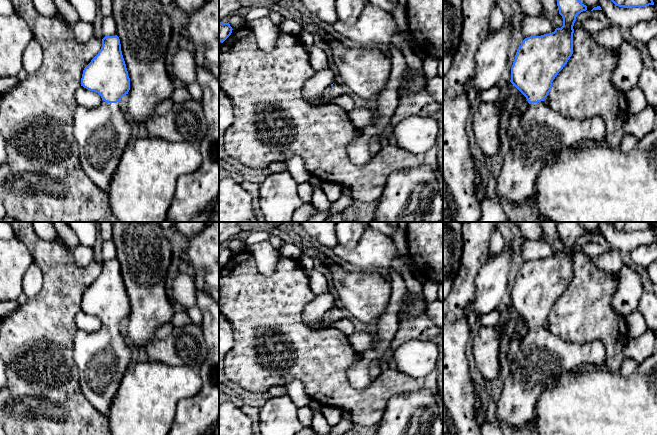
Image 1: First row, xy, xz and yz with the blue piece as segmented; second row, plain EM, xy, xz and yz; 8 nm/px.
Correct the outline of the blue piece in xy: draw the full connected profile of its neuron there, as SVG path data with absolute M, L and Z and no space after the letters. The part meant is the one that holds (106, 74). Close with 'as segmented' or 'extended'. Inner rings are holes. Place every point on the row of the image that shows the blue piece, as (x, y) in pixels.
M117 35L105 36L102 39L100 51L83 70L81 86L98 93L102 98L102 102L96 108L78 106L76 109L73 134L79 148L79 161L87 177L104 192L108 192L111 178L117 169L126 146L131 141L132 133L126 113L120 106L121 98L128 94L130 90L130 78L122 55L120 39Z; extended

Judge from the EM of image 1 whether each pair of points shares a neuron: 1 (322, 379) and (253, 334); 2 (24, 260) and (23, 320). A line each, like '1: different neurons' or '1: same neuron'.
1: same neuron
2: different neurons

